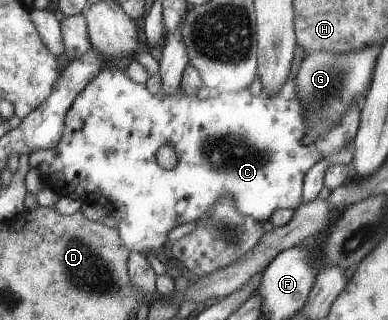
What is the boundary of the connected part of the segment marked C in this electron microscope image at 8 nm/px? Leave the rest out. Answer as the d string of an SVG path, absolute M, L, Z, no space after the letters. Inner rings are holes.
M297 43L295 47L295 57L291 61L291 71L287 75L287 81L281 85L281 89L275 93L275 96L271 95L265 87L262 87L259 91L259 95L254 95L253 92L249 92L249 89L241 89L241 91L235 91L234 93L228 93L223 91L215 97L207 97L206 99L199 99L196 95L186 95L184 92L175 93L175 95L169 95L165 89L162 89L157 93L157 95L151 95L146 85L140 85L135 83L129 78L126 71L123 69L118 69L117 66L111 65L103 71L99 71L92 81L87 83L87 87L77 95L73 105L69 108L66 114L66 121L64 127L64 135L61 137L60 143L57 143L53 149L38 150L33 152L29 156L29 166L30 168L38 169L47 185L55 189L60 196L67 196L73 193L73 196L79 197L82 203L92 204L92 205L102 205L106 209L107 215L114 217L119 225L118 232L119 237L122 239L123 245L129 249L130 253L142 253L146 256L154 254L157 249L163 247L168 241L168 233L183 224L191 223L201 219L203 215L207 215L207 211L211 207L215 207L215 203L221 199L221 195L225 197L231 197L235 201L235 207L239 213L253 217L254 219L259 219L261 222L269 220L269 217L277 211L277 209L291 209L293 212L298 210L302 206L302 188L305 186L305 179L307 171L331 153L343 149L343 145L347 143L352 143L355 135L358 134L358 129L361 126L362 121L362 109L363 103L361 99L355 99L351 103L351 107L339 117L339 122L335 121L335 125L331 125L329 131L321 133L315 141L306 144L303 137L309 133L309 121L307 121L307 107L303 105L303 99L299 99L299 91L297 91L297 71L301 67L301 61L311 55L311 51L304 49ZM165 143L171 143L175 147L178 153L178 164L174 169L165 170L155 159L157 154L157 149Z

